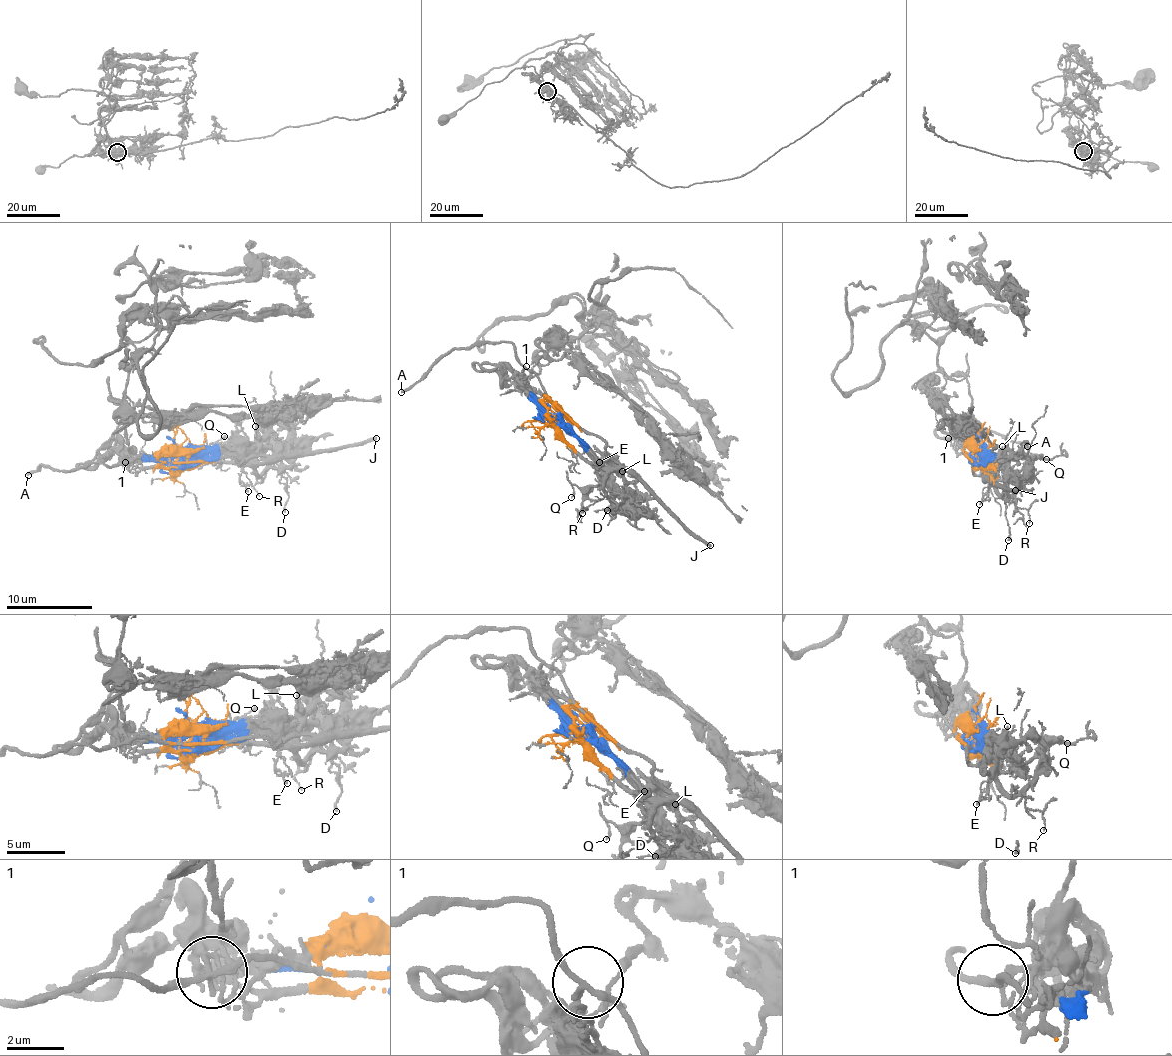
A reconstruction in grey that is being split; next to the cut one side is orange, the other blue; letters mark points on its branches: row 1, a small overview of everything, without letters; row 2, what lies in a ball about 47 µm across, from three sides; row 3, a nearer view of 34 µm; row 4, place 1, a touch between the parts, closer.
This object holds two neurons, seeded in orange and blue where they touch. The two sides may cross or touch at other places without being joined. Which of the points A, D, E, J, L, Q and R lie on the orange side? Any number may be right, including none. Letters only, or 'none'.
A, D, E, J, L, Q, R

